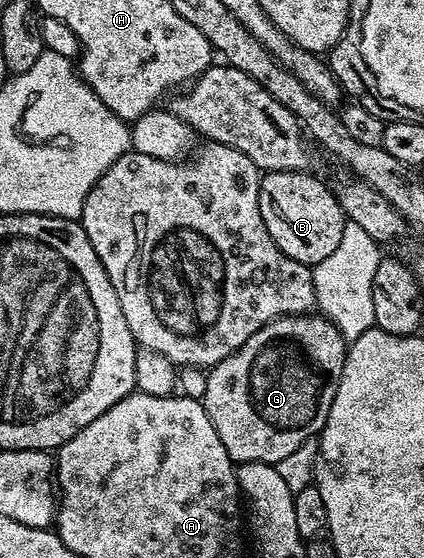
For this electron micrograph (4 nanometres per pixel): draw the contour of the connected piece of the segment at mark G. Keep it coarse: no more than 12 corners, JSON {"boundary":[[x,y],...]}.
{"boundary":[[266,323],[207,371],[233,463],[277,464],[330,416],[346,339]]}

